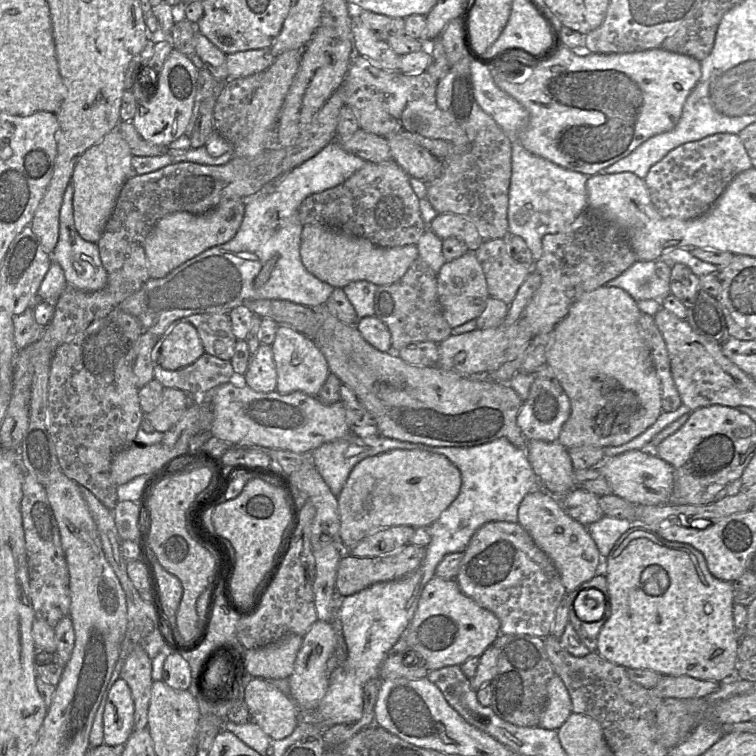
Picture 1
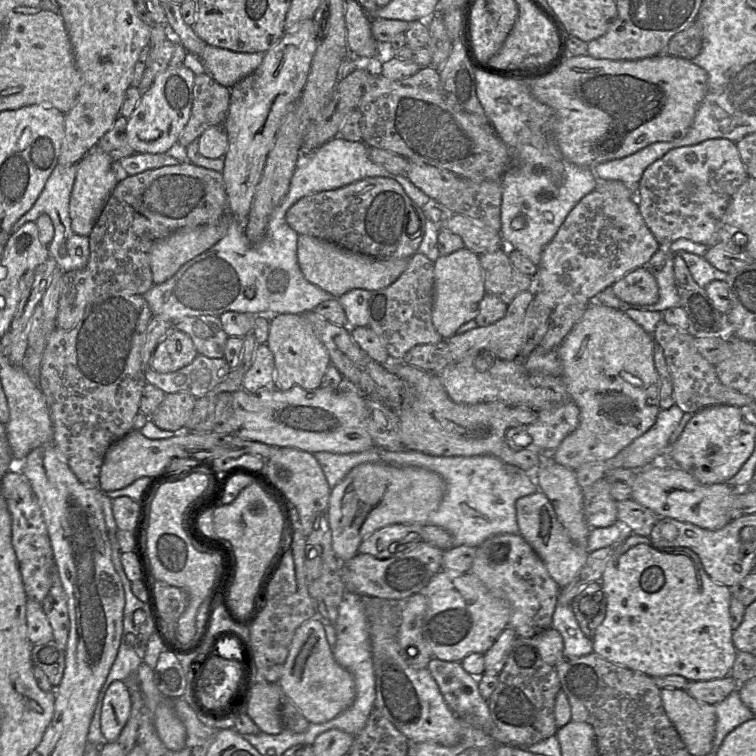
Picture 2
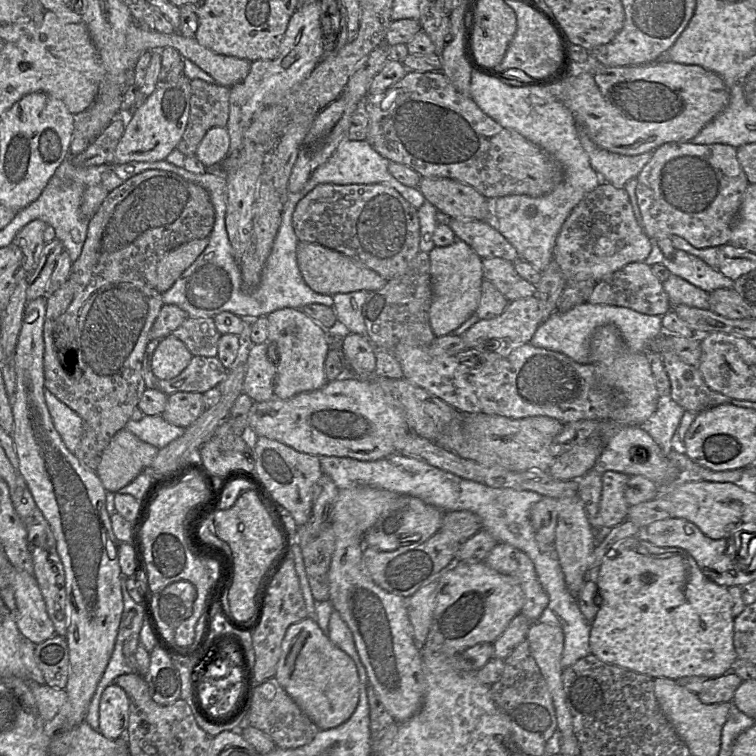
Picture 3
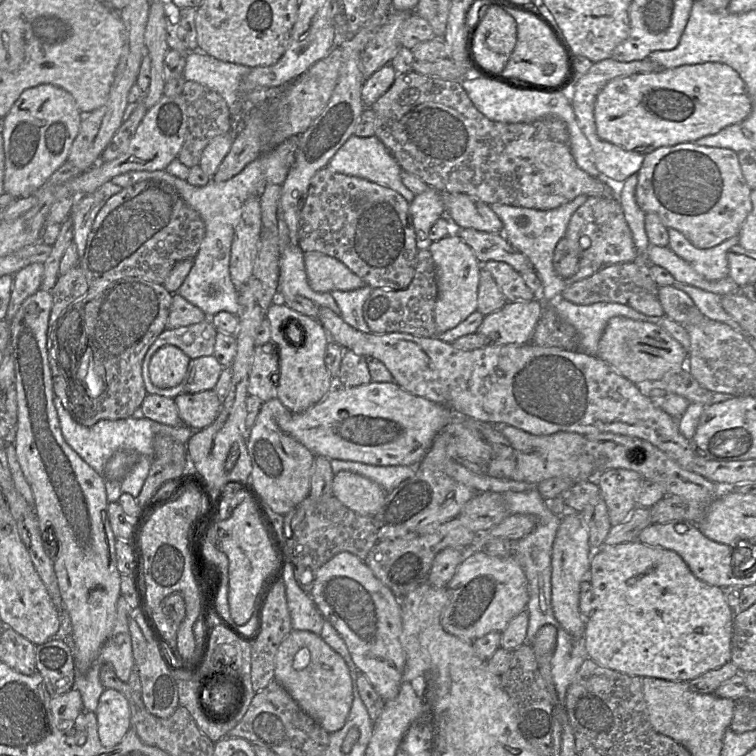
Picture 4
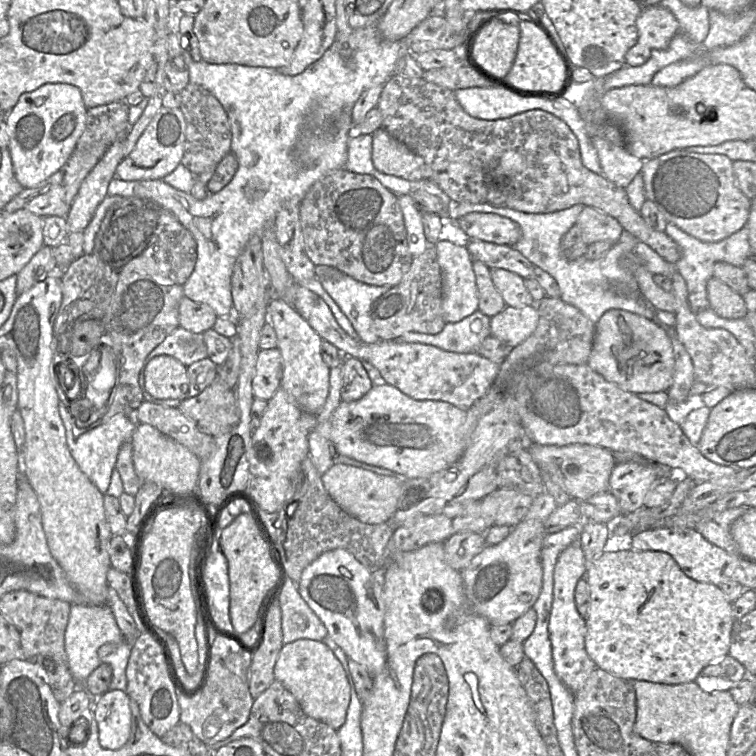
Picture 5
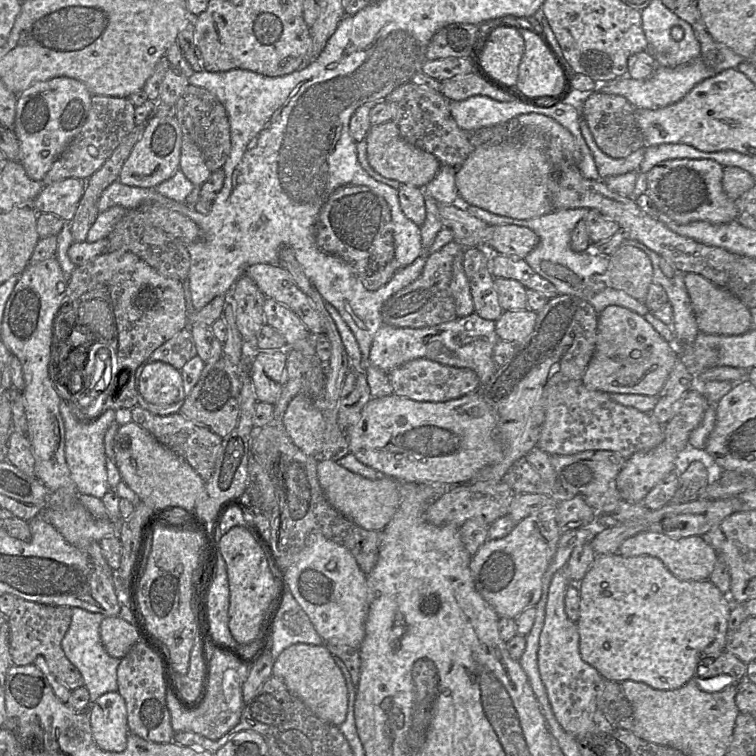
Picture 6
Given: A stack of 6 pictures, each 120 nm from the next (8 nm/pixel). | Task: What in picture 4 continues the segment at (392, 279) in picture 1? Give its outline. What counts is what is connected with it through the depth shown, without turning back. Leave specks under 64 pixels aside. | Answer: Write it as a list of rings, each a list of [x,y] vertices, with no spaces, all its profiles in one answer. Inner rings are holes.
[[[305,252],[304,264],[308,284],[315,292],[350,291],[366,286],[345,264],[323,253]]]

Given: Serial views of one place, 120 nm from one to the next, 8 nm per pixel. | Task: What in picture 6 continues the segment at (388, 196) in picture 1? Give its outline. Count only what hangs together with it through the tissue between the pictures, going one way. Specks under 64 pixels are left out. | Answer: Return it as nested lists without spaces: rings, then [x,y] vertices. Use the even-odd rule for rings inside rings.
[[[345,186],[329,195],[316,221],[318,248],[348,264],[358,275],[365,289],[378,290],[400,269],[395,258],[391,213],[385,199],[364,186]]]

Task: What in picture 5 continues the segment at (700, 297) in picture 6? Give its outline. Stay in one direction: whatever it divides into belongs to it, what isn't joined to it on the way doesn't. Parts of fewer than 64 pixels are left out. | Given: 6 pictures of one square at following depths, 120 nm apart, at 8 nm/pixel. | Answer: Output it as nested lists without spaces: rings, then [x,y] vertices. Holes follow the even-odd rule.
[[[712,277],[707,283],[709,308],[725,319],[742,319],[748,313],[741,295],[721,280]]]

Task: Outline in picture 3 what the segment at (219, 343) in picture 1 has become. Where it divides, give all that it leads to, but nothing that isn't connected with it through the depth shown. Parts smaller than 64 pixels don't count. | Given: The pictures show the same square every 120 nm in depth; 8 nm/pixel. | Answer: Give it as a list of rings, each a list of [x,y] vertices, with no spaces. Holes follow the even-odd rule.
[[[187,318],[170,335],[181,340],[193,356],[217,357],[222,334],[213,318]]]

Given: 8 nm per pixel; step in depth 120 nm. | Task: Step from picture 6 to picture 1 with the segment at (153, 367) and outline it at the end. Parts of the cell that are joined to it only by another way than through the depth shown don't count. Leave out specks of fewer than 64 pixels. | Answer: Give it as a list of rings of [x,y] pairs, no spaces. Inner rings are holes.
[[[187,322],[174,323],[161,338],[158,365],[175,371],[194,363],[204,353],[196,329]]]

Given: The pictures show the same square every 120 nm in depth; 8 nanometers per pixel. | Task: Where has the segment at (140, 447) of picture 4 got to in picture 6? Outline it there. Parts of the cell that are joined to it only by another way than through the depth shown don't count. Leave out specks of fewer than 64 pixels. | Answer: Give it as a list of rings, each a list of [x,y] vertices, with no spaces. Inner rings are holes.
[[[60,401],[60,413],[65,426],[65,458],[71,479],[79,494],[90,495],[102,499],[110,490],[107,480],[104,436],[108,428],[115,422],[115,411],[106,410],[90,422],[78,417],[72,410],[72,401]]]

